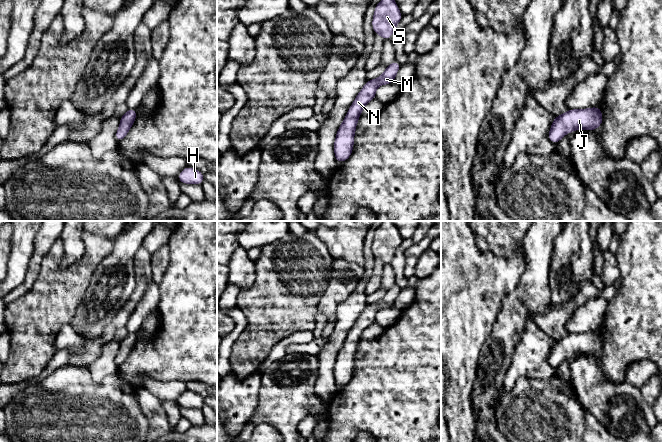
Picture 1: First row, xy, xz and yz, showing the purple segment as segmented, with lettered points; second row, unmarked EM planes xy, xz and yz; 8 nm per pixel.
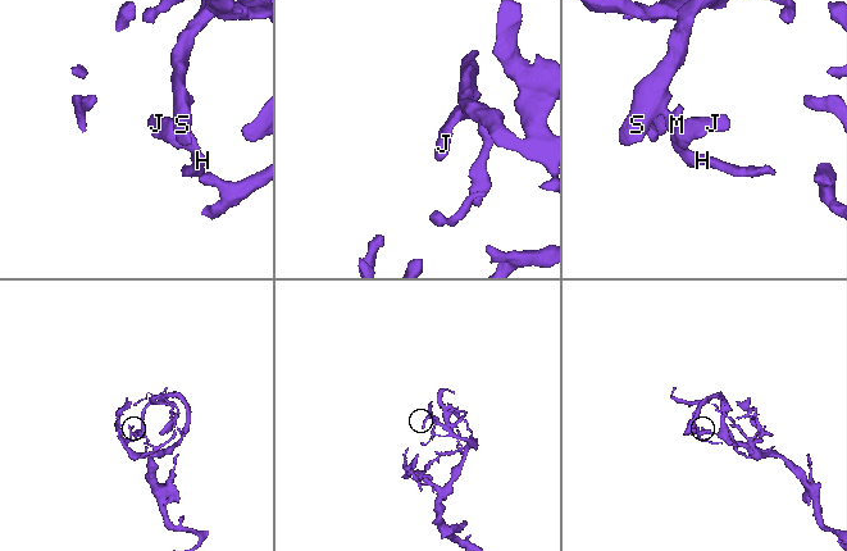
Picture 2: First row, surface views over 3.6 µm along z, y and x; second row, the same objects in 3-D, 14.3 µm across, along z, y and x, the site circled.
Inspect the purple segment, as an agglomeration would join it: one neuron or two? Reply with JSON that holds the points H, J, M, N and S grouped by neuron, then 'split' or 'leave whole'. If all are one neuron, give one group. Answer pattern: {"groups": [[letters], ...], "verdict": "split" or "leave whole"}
{"groups": [["H", "J", "M", "N", "S"]], "verdict": "leave whole"}

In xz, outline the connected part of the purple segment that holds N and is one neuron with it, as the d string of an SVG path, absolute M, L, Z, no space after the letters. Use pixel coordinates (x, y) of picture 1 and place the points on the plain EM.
M395 284L386 290L382 299L375 303L367 304L357 318L335 360L333 374L336 385L339 388L348 384L352 378L355 355L363 332L376 322L376 314L379 310L393 308L400 291L401 288Z

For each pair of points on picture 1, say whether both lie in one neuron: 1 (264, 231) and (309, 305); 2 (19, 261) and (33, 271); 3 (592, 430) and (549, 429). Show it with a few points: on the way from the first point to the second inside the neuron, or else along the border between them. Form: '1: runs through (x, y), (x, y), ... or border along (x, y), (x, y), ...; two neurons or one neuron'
1: border along (289, 233), (265, 244), (261, 248); two neurons
2: border along (34, 244), (34, 250), (25, 278), (15, 287); two neurons
3: border along (583, 408), (585, 431); two neurons

